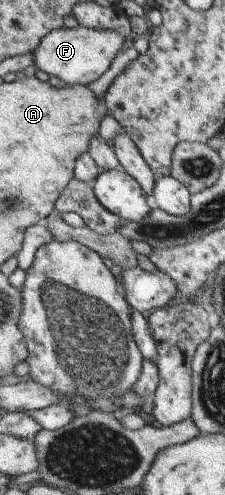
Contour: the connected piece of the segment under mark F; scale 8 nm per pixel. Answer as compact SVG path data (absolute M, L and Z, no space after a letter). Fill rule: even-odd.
M84 25L75 28L63 28L51 31L43 37L41 45L35 51L34 73L53 75L64 81L66 85L88 85L97 81L113 63L117 53L123 50L130 42L125 35L107 29L95 29Z

